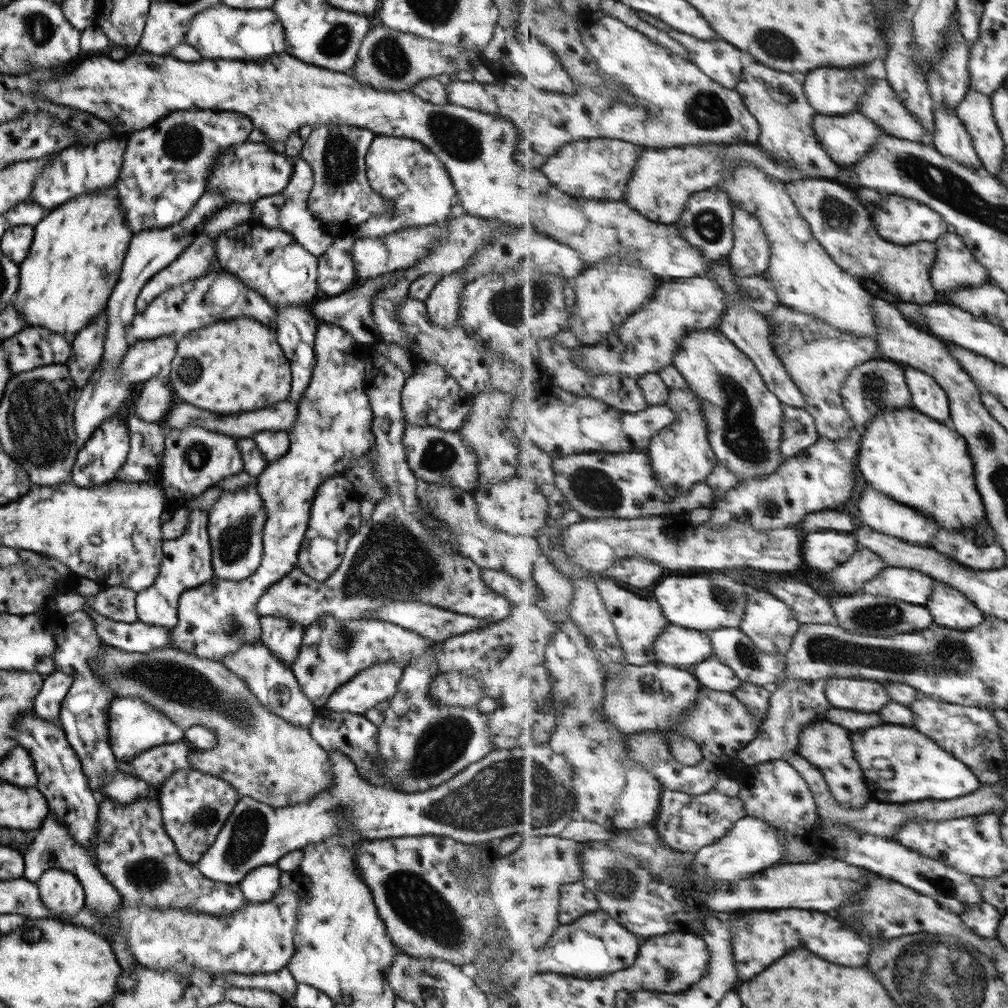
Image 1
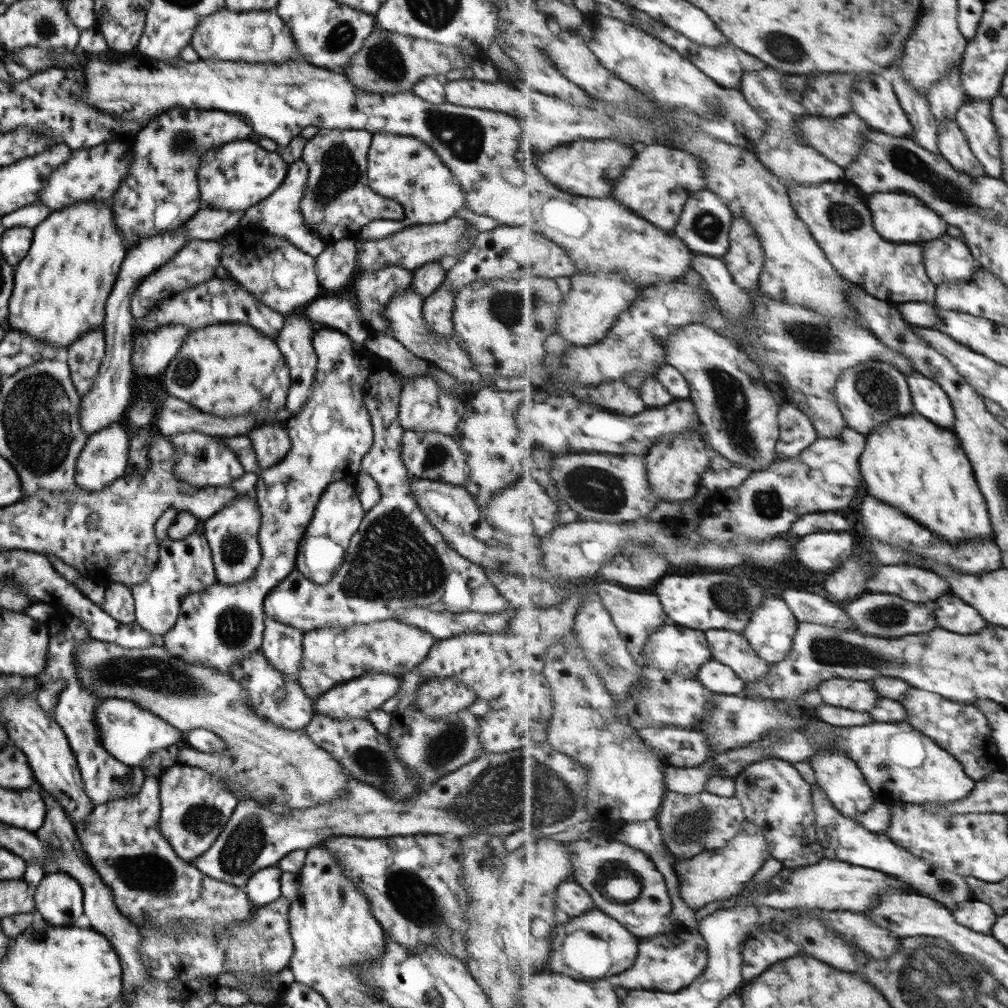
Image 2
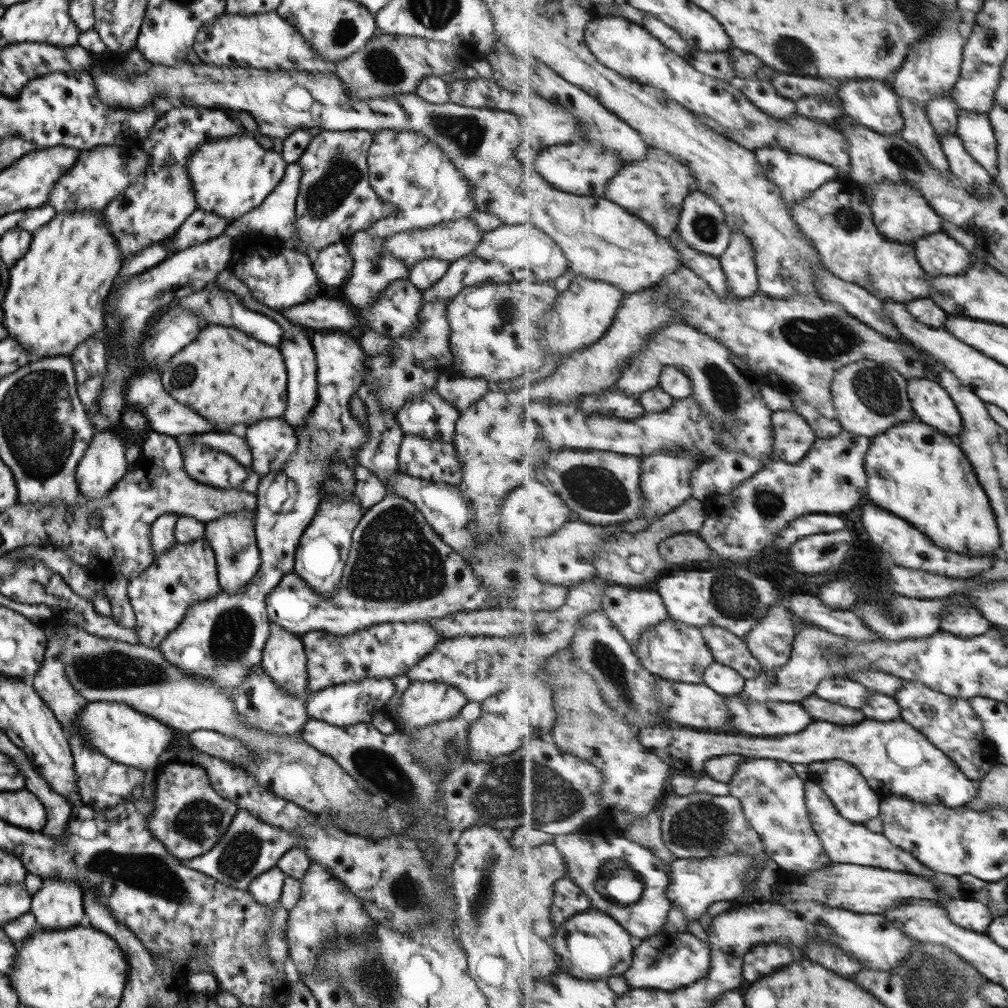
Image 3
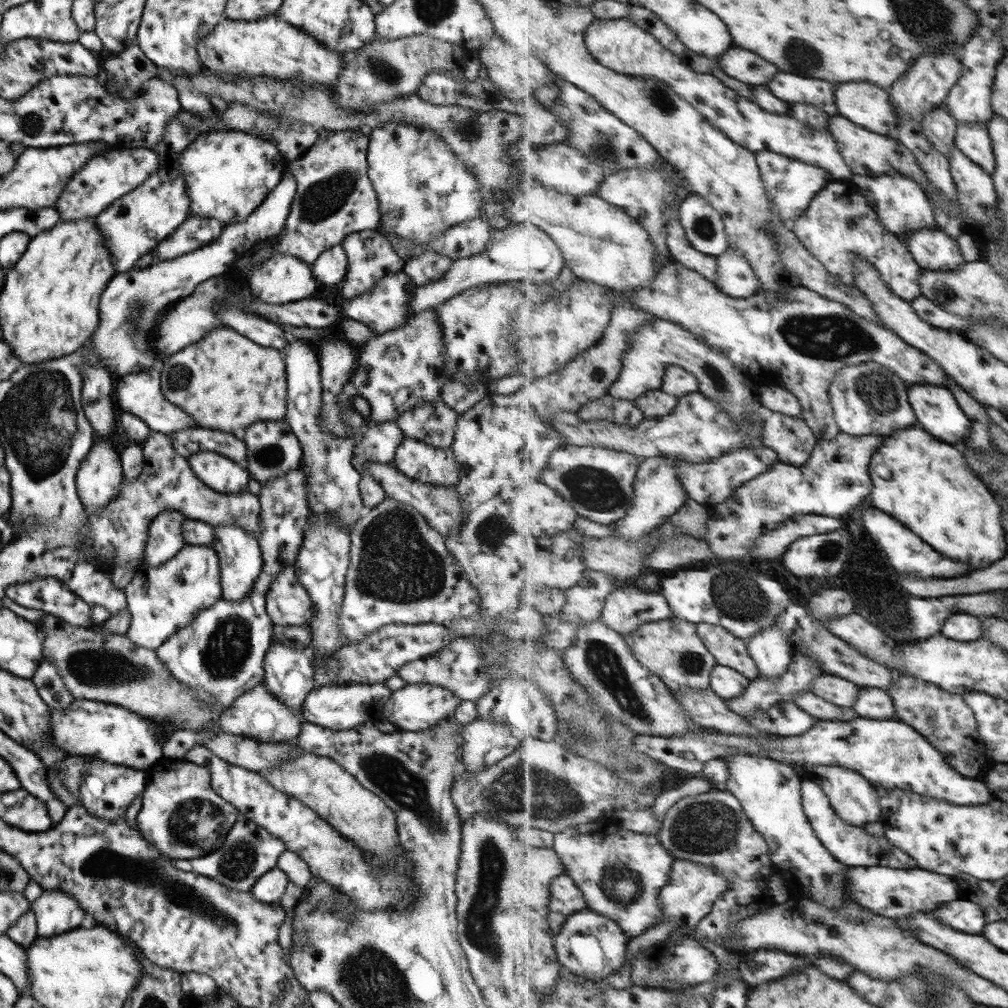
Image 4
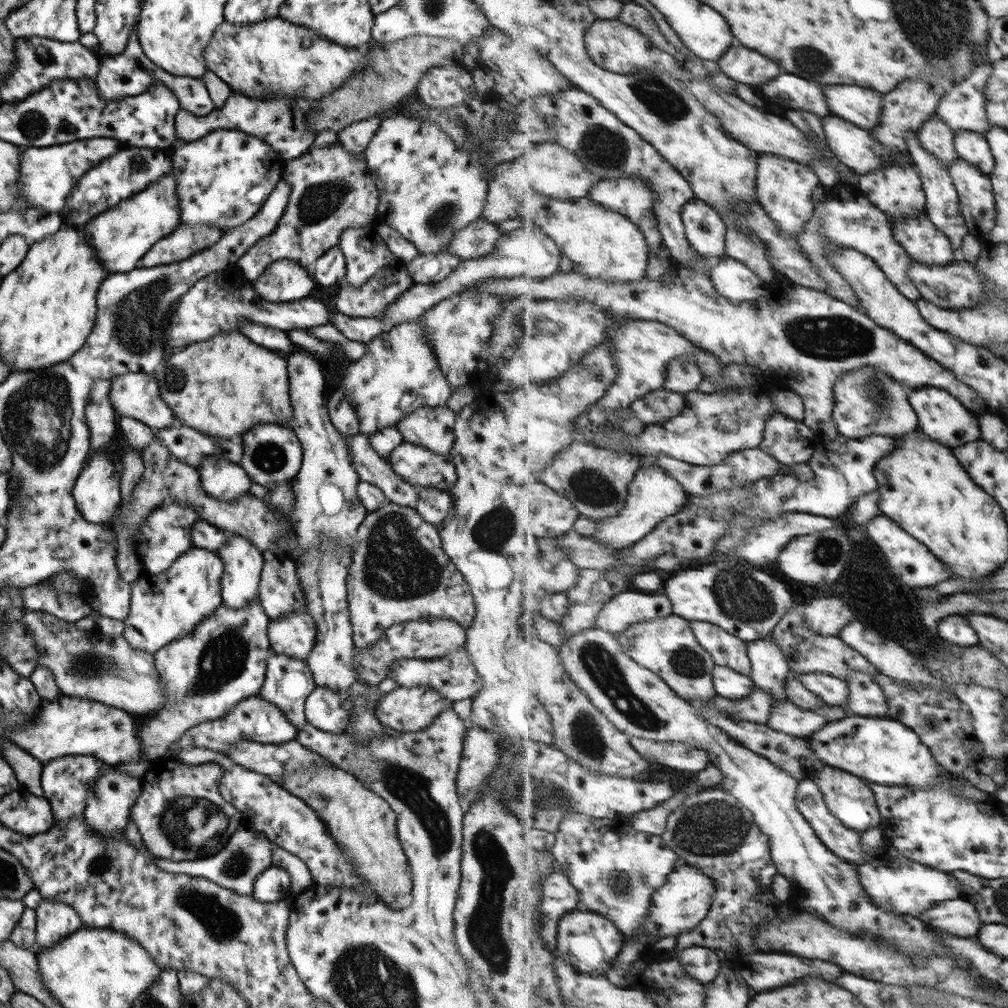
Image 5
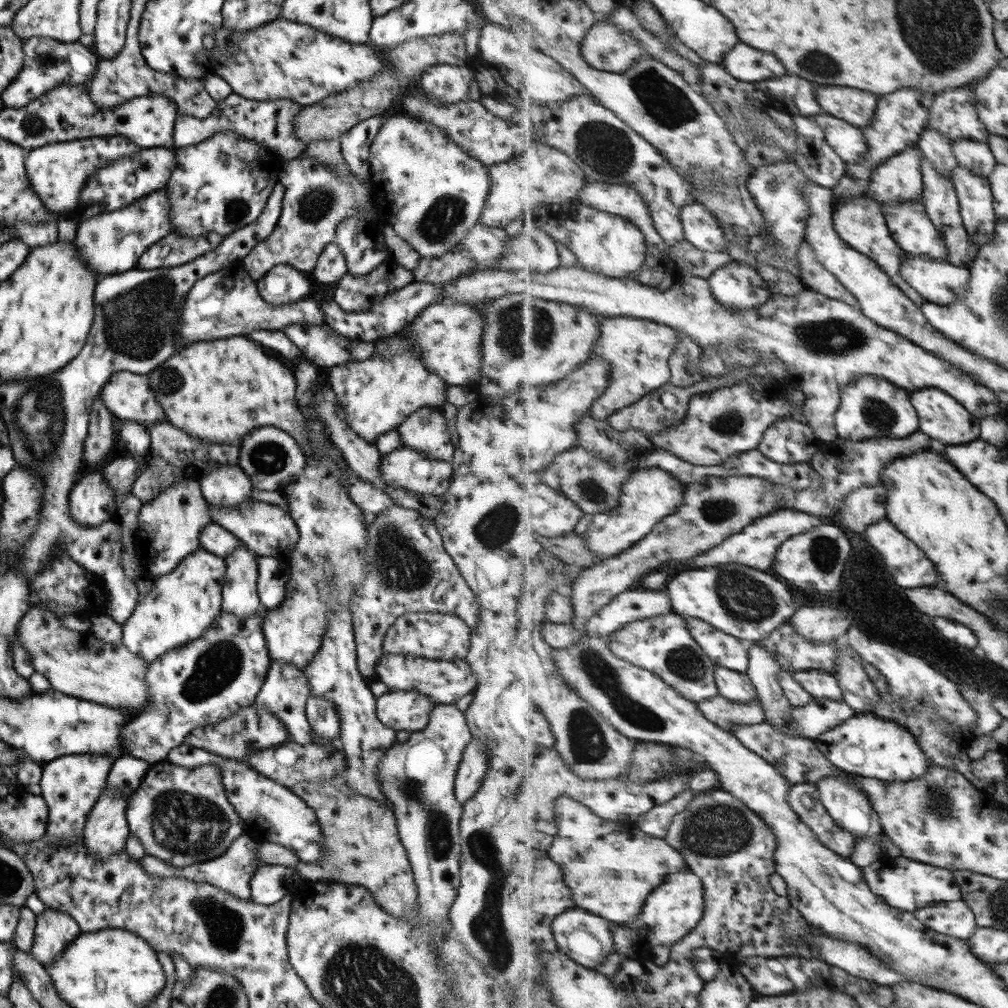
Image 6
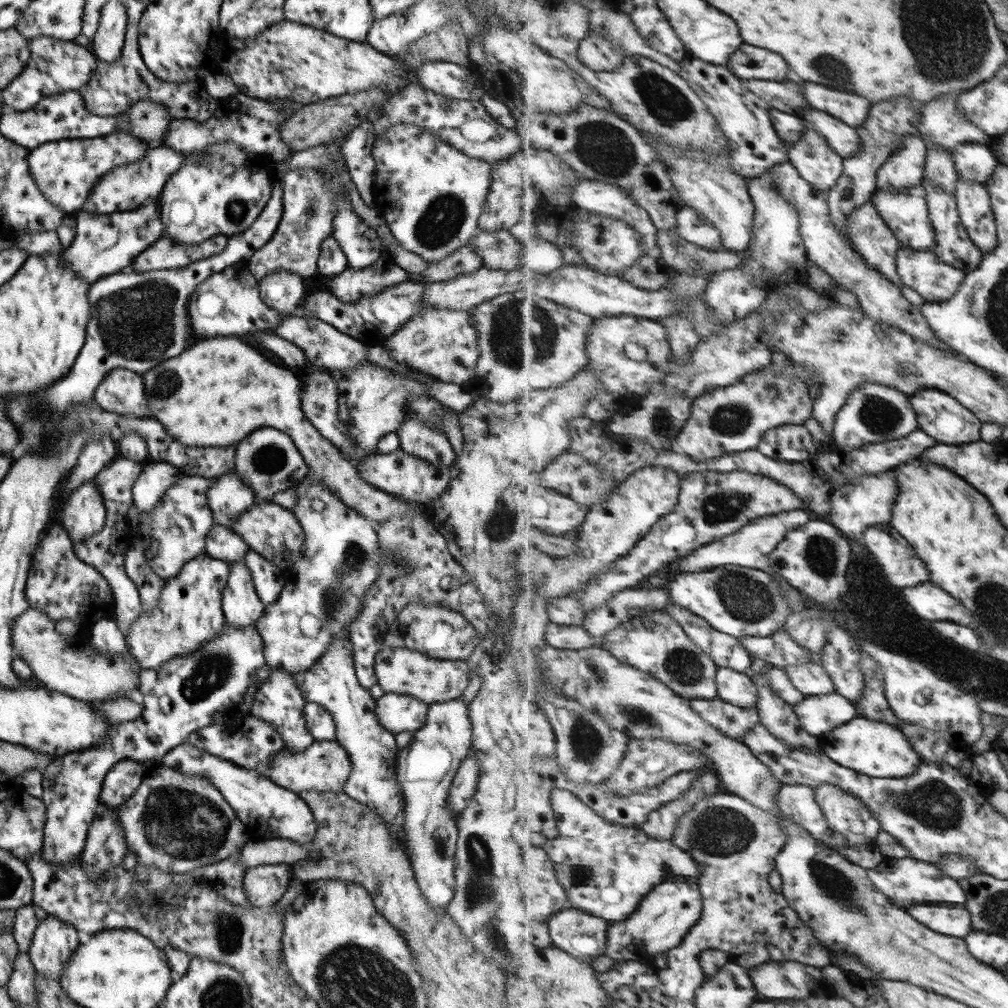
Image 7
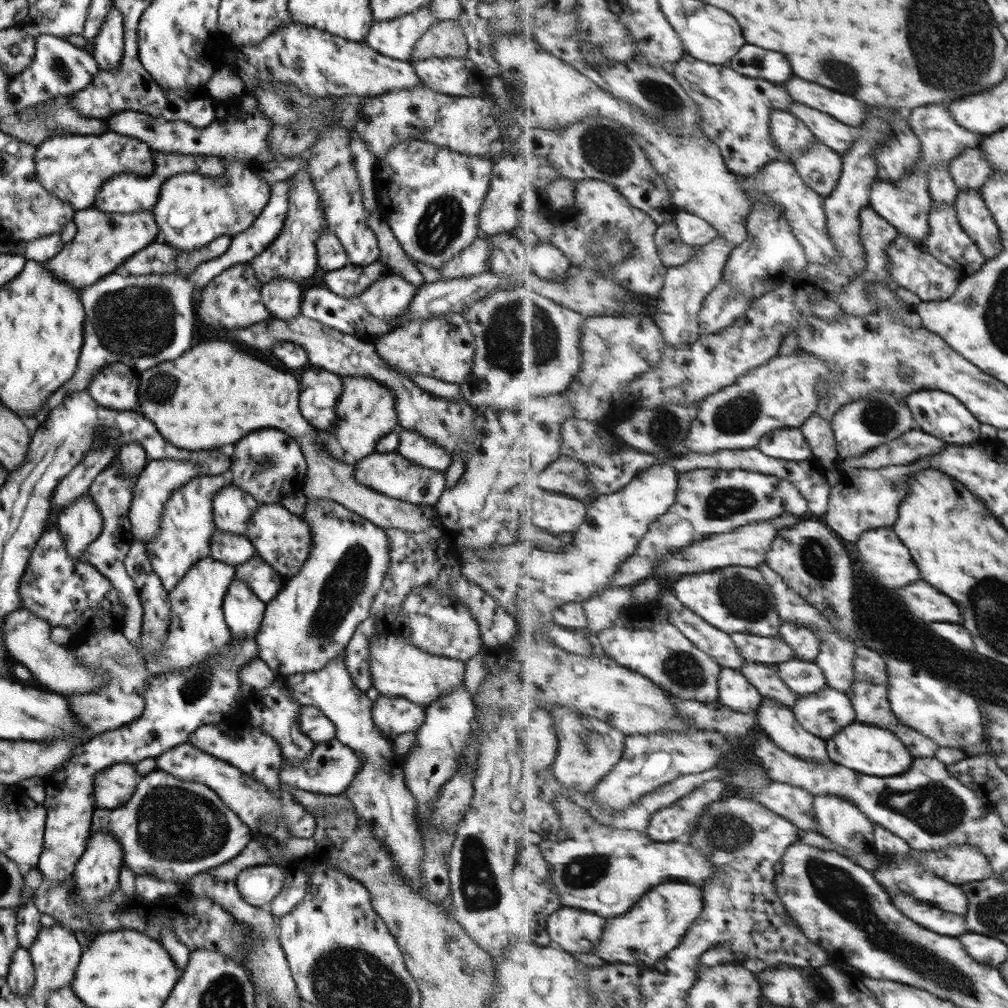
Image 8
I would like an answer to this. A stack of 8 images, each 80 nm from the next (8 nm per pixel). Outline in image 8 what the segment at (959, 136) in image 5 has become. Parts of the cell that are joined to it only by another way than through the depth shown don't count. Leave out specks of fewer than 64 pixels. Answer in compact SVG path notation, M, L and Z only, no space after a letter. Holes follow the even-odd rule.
M979 148L966 149L950 162L953 181L960 190L982 188L994 173L993 165L987 161L986 152Z

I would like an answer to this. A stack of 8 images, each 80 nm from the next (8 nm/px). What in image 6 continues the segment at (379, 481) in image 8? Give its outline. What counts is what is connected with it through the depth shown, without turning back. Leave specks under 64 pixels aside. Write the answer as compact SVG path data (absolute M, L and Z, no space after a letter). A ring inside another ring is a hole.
M399 446L387 454L380 455L378 469L380 480L383 481L383 484L393 488L404 488L422 496L427 496L428 494L442 496L447 490L453 474L452 465L449 461L429 458L417 450L411 450L403 446Z

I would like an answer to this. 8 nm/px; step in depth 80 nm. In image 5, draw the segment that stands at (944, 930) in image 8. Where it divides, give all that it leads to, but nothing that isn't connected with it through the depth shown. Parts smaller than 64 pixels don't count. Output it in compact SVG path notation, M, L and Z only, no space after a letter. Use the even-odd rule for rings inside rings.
M951 900L930 908L918 916L933 928L955 936L975 936L981 930L981 918L975 904L967 900Z

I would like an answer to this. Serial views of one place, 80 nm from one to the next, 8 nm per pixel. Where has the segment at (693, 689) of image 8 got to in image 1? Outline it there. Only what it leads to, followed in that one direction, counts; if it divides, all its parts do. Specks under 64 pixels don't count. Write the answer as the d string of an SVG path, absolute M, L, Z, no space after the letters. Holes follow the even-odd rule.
M670 624L655 642L657 662L689 670L695 675L695 666L714 657L711 636L707 631L692 630Z

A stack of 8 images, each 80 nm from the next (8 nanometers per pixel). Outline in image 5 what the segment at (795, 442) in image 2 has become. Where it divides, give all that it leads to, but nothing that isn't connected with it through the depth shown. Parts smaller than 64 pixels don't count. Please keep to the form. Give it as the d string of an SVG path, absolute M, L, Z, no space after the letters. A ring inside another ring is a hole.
M777 412L767 420L766 434L760 447L784 465L793 466L811 461L821 442L810 426Z

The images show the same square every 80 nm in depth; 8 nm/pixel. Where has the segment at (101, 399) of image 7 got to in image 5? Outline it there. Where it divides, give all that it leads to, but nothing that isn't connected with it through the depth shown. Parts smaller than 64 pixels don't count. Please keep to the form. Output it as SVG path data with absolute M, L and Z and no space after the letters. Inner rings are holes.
M123 373L110 377L108 394L117 417L134 418L152 430L179 426L157 394L153 373Z

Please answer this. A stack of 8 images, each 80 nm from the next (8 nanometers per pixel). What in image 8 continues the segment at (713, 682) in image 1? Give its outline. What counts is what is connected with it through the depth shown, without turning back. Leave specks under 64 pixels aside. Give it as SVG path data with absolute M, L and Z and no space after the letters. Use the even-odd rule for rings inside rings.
M722 667L719 674L719 701L737 712L755 714L762 705L764 696L758 688L742 674L741 670Z

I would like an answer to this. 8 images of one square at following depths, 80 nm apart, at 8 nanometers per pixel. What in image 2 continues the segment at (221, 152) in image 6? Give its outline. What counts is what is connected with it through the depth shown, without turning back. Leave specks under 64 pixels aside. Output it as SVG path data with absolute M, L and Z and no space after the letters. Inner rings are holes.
M248 138L217 146L202 156L197 170L197 186L200 203L207 203L209 209L244 214L258 201L269 197L285 179L288 164L278 153L267 152Z

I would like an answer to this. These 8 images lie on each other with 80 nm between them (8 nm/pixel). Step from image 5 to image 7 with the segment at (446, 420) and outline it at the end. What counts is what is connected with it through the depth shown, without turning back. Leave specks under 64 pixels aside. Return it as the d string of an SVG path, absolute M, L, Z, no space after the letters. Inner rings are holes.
M416 418L405 419L396 430L399 449L411 456L424 460L429 465L453 464L455 453L449 441L438 428L428 428Z

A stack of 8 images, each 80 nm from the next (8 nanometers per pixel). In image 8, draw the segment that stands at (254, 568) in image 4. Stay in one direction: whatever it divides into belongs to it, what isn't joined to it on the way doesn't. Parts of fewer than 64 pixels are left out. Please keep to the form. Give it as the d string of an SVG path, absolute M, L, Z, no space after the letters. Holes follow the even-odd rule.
M234 577L223 595L221 611L233 637L255 637L265 609L242 579Z

